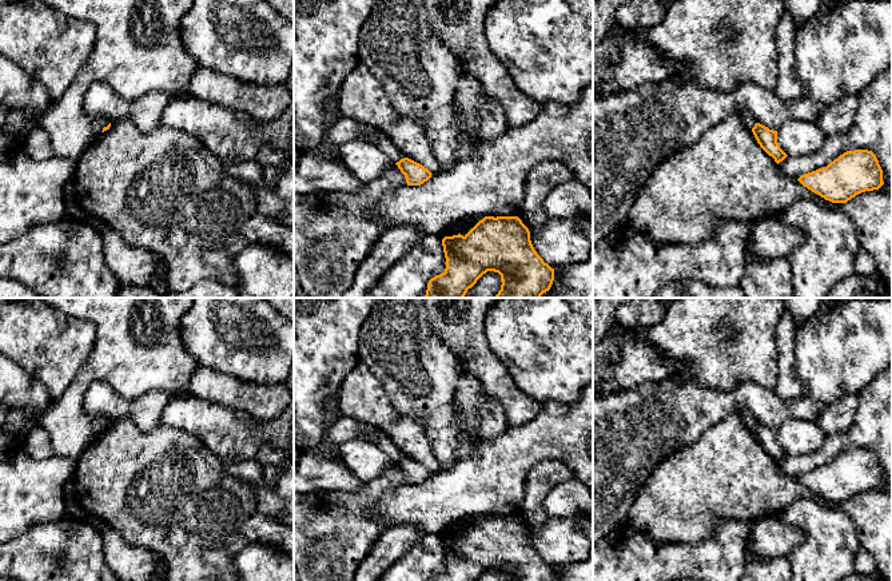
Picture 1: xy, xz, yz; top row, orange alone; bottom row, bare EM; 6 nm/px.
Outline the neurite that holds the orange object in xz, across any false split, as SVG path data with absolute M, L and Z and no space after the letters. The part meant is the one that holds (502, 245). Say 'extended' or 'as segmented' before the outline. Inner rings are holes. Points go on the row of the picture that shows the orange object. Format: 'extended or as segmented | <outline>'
as segmented | M485 216L465 236L445 236L442 246L446 268L429 280L425 298L463 298L487 271L501 275L501 290L494 298L541 298L554 280L554 268L537 254L530 231L518 216Z

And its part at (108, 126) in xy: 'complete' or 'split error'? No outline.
split error

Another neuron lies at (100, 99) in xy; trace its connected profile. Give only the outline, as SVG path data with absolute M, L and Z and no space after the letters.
M93 81L84 93L83 108L89 119L101 116L109 122L130 120L142 132L150 132L160 126L168 102L170 96L163 91L152 91L139 99L127 100L109 85Z

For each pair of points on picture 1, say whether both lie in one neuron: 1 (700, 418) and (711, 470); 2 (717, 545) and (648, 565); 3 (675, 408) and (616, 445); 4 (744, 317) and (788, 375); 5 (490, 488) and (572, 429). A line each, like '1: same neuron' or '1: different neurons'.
1: different neurons
2: same neuron
3: same neuron
4: different neurons
5: same neuron

